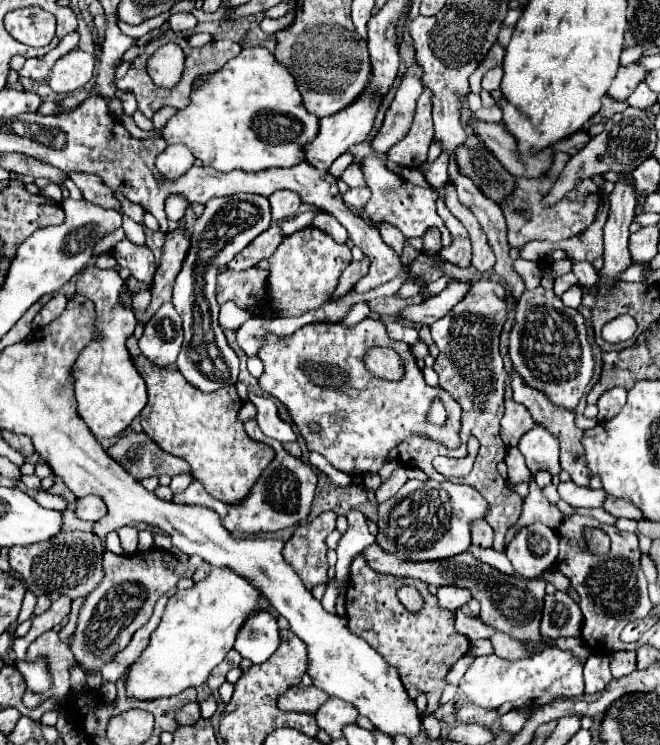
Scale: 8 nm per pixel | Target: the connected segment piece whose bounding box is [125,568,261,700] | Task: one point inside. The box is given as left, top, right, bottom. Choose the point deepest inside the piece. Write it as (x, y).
(198, 628)

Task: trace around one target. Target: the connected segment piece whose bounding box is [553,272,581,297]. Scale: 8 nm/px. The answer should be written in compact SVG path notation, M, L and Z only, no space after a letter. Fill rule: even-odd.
M572 272L557 277L554 280L554 293L560 297L567 290L567 288L571 288L573 284L581 286L581 284L579 284L579 281Z

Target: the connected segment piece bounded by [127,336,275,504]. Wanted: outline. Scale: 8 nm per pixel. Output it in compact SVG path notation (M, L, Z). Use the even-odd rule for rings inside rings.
M135 336L127 340L127 348L149 392L149 402L139 416L143 432L165 452L187 460L193 480L201 482L213 498L225 504L239 504L245 500L257 476L261 476L261 472L273 460L275 452L271 446L251 440L243 430L243 422L237 418L243 402L235 386L225 386L205 394L193 388L193 384L181 376L175 364L169 368L153 366L141 354Z

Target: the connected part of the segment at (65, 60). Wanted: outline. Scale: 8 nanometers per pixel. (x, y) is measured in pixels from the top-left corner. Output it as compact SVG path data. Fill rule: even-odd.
M73 50L55 62L55 66L51 68L49 86L57 94L71 94L83 88L93 78L93 70L95 56L83 50Z

